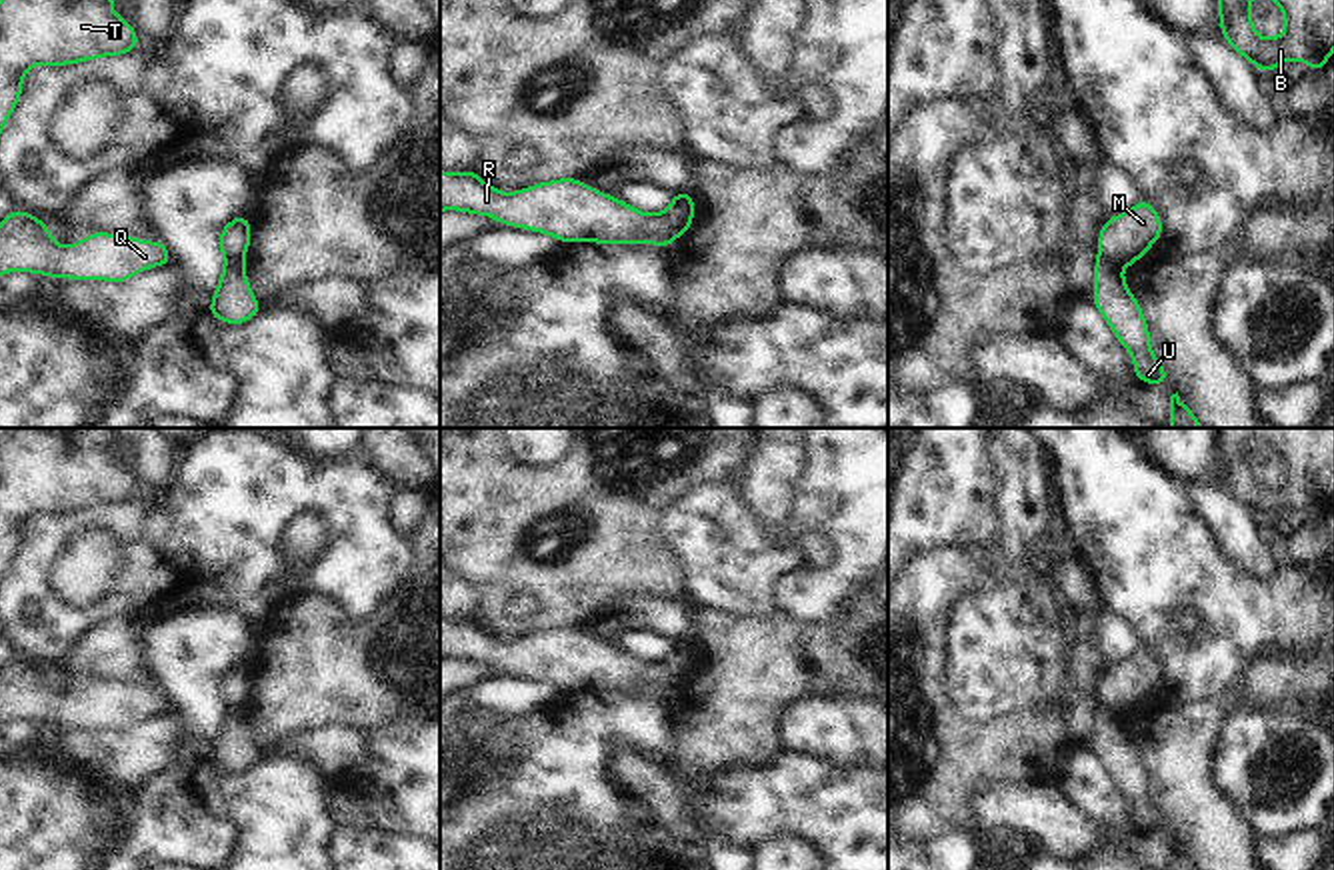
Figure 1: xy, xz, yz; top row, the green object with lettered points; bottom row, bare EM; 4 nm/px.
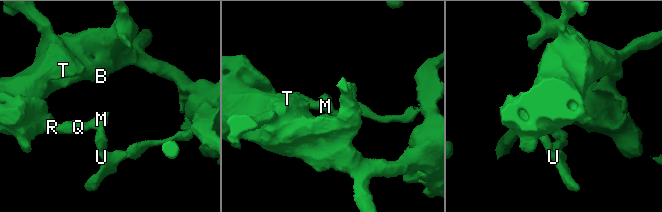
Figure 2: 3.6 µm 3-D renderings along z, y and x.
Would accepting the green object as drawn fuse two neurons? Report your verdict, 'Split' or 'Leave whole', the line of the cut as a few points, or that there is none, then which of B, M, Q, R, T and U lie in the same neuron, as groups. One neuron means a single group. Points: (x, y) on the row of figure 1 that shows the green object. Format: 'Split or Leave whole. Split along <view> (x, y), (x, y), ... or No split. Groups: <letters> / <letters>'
Split. Split along yz (1098, 254), (1120, 266). Groups: B M Q R T / U.

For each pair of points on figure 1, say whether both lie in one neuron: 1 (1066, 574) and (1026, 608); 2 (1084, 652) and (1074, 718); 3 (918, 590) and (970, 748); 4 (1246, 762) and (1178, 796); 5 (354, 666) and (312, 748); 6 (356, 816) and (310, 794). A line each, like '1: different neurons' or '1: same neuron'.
1: different neurons
2: same neuron
3: same neuron
4: different neurons
5: different neurons
6: different neurons

